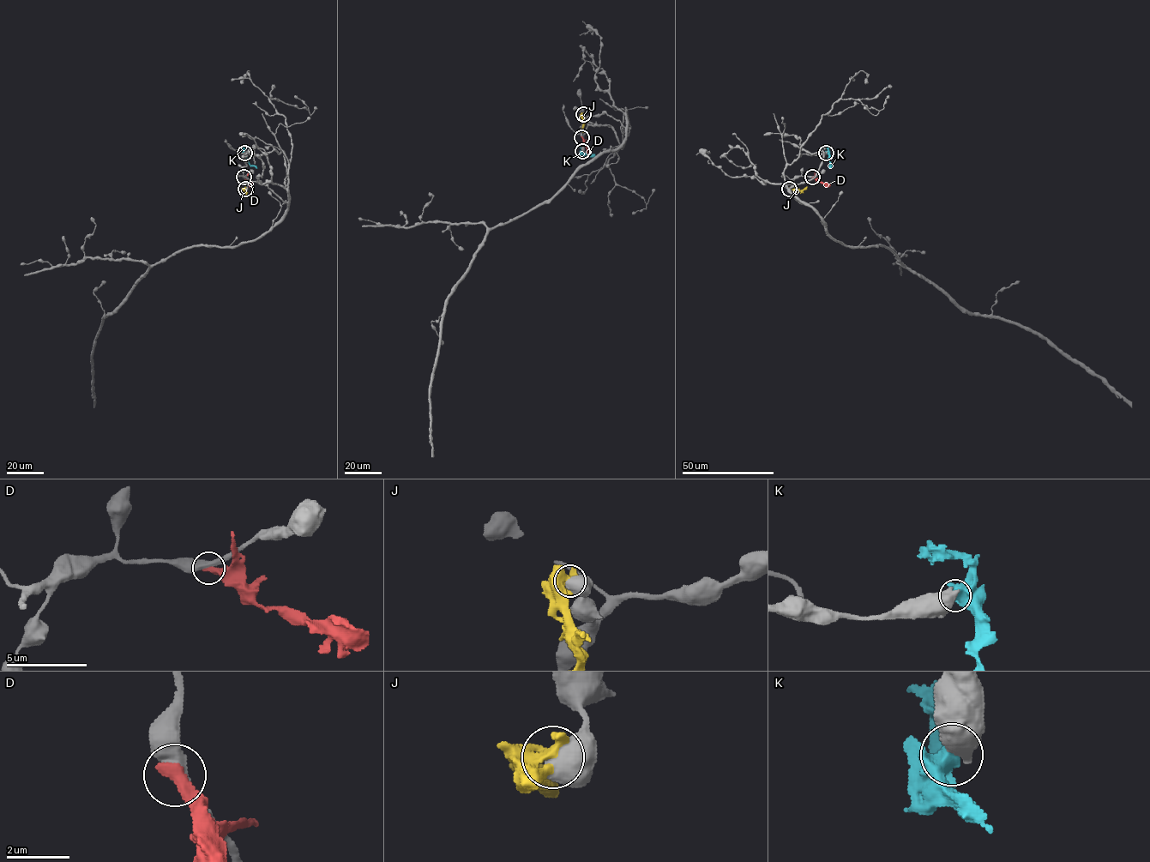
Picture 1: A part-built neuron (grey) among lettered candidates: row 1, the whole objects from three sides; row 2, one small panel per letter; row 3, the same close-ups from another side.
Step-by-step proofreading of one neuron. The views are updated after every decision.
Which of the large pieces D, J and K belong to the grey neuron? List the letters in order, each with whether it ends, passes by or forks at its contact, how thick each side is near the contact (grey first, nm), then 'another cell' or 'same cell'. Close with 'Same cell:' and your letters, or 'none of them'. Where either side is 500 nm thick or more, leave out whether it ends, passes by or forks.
D: it ends | 460/460 nm | another cell
J: 750/550 nm | another cell
K: 700/700 nm | another cell
Same cell: none of them

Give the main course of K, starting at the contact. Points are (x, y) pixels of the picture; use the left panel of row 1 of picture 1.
K: (244, 153), (247, 161), (257, 168)

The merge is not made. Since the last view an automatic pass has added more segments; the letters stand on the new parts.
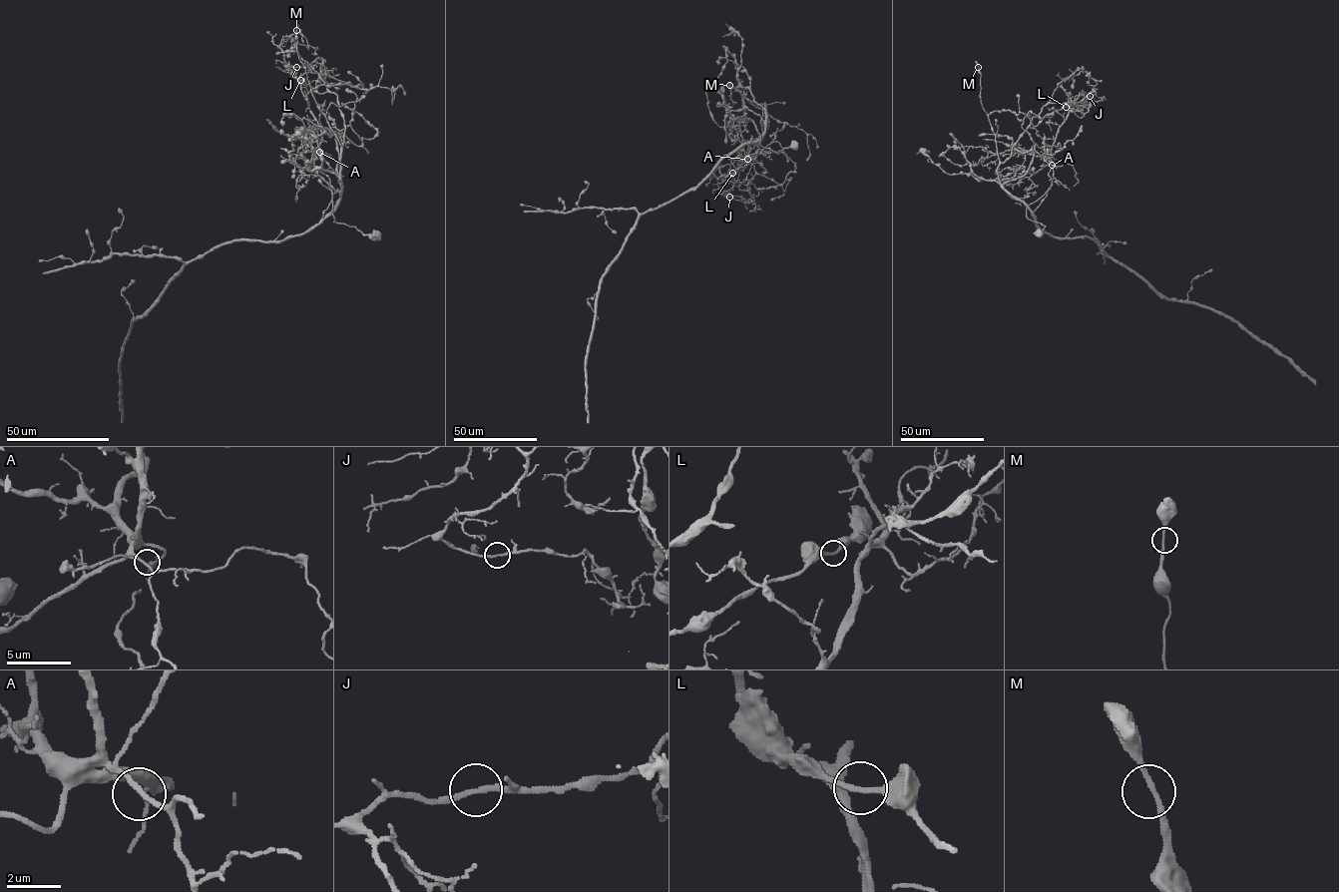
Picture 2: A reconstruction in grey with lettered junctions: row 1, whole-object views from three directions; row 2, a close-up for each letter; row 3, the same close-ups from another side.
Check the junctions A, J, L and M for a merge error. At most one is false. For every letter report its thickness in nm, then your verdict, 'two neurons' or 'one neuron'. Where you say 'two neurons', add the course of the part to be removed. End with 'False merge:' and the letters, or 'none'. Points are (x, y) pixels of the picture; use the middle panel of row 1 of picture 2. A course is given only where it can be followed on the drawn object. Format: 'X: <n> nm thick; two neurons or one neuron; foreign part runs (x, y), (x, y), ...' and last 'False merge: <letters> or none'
A: 190 nm thick; one neuron
J: 190 nm thick; one neuron
L: 190 nm thick; two neurons; foreign part runs (732, 173), (749, 158), (729, 159), (736, 170), (760, 152), (782, 149), (795, 170), (766, 188)
M: 180 nm thick; one neuron
False merge: L

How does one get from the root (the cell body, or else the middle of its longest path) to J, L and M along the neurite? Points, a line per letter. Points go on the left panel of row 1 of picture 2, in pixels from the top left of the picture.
J: (377, 234), (334, 222), (329, 178), (299, 156), (318, 146), (321, 133), (301, 82), (287, 69), (296, 67)
L: (377, 234), (334, 222), (329, 178), (299, 156), (316, 148), (321, 139), (295, 77), (300, 80)
M: (377, 234), (334, 222), (329, 178), (299, 156), (310, 137), (315, 172), (340, 191), (340, 145), (296, 30)

